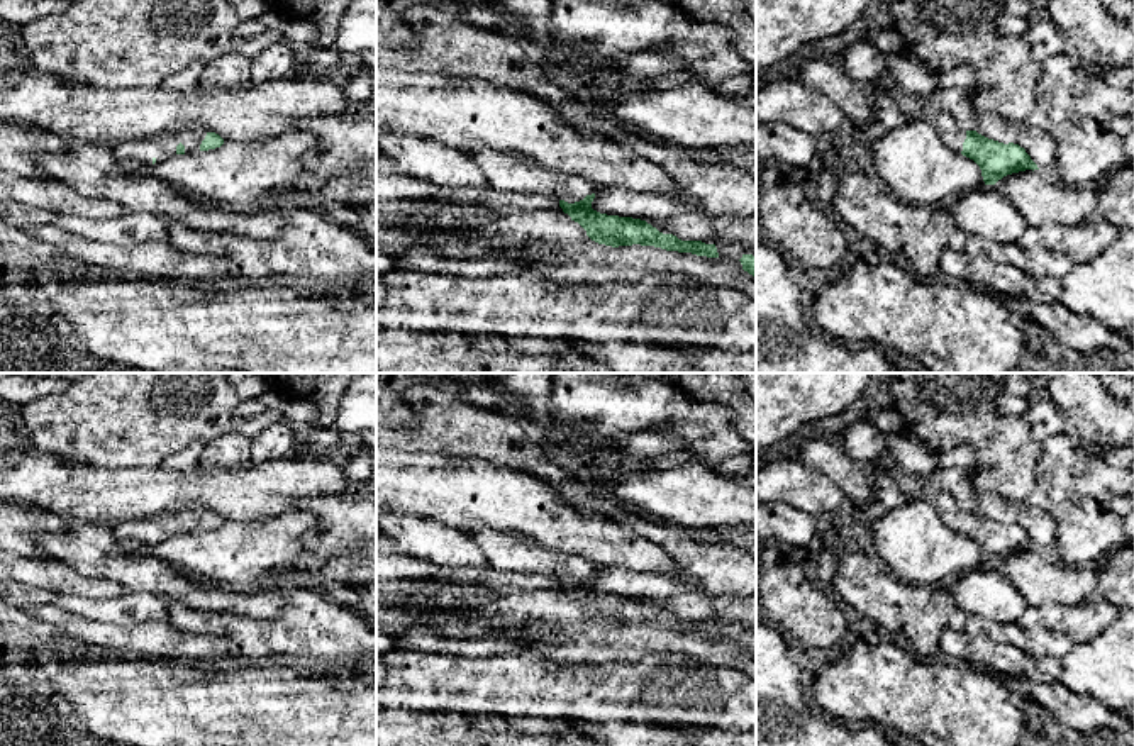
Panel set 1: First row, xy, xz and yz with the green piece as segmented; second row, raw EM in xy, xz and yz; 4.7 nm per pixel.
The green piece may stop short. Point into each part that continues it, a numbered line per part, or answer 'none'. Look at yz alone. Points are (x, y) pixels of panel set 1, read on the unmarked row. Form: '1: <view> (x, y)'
1: yz (914, 487)

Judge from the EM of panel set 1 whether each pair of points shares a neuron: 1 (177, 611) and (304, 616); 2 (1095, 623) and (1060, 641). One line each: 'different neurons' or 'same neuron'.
1: same neuron
2: different neurons

